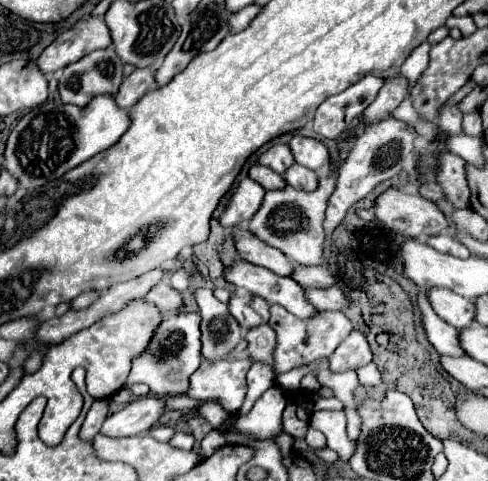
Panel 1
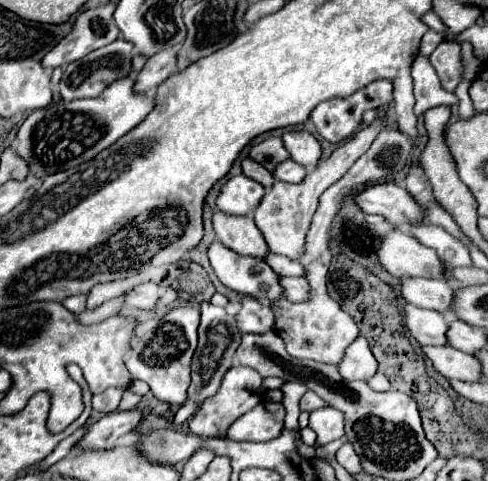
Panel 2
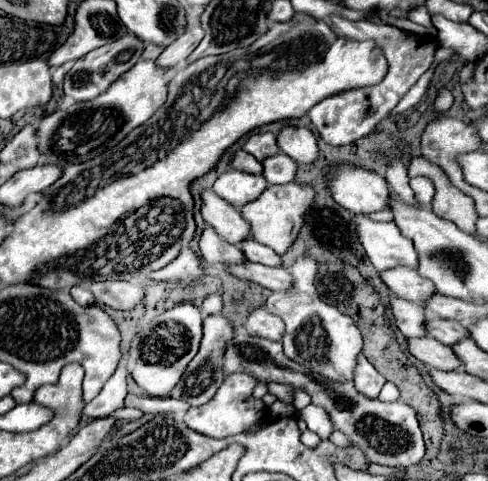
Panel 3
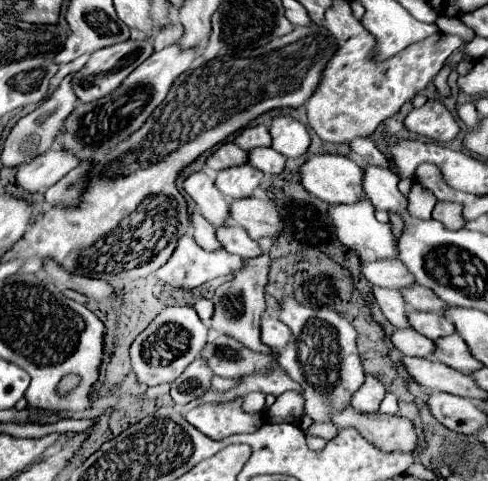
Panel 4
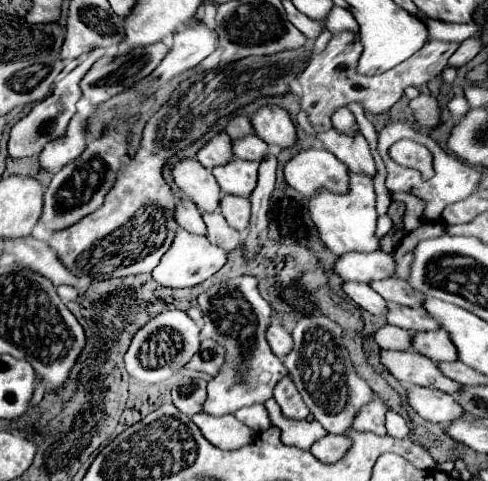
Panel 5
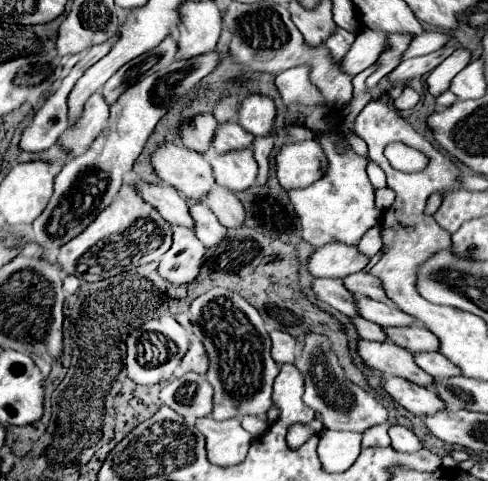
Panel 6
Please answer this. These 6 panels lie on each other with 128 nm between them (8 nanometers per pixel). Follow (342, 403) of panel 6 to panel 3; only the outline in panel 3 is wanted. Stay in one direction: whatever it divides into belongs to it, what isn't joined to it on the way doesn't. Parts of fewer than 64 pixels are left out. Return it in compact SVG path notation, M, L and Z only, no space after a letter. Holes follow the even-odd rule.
M298 258L290 272L294 276L292 288L288 288L288 292L274 292L266 302L266 310L280 316L286 324L288 332L286 340L282 340L284 354L294 362L302 362L310 372L316 372L328 380L354 380L356 360L362 350L362 334L358 326L350 316L342 314L336 306L316 294L316 262L312 258Z

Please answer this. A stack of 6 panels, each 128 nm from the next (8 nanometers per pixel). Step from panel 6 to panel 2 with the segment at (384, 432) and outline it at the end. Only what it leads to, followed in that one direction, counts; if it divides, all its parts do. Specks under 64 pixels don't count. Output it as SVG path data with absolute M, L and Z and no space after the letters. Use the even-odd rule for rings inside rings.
M358 336L356 344L348 346L348 352L344 356L344 364L340 364L338 370L346 380L366 382L376 374L376 368L378 368L378 364L368 348L368 342L362 336Z

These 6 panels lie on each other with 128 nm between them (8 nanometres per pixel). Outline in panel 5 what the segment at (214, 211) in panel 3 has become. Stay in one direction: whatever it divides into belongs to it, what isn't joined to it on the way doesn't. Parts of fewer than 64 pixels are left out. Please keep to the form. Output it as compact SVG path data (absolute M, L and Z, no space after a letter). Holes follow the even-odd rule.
M184 158L172 166L172 178L176 186L200 208L206 212L218 210L220 204L220 186L212 172L204 168L194 158Z

